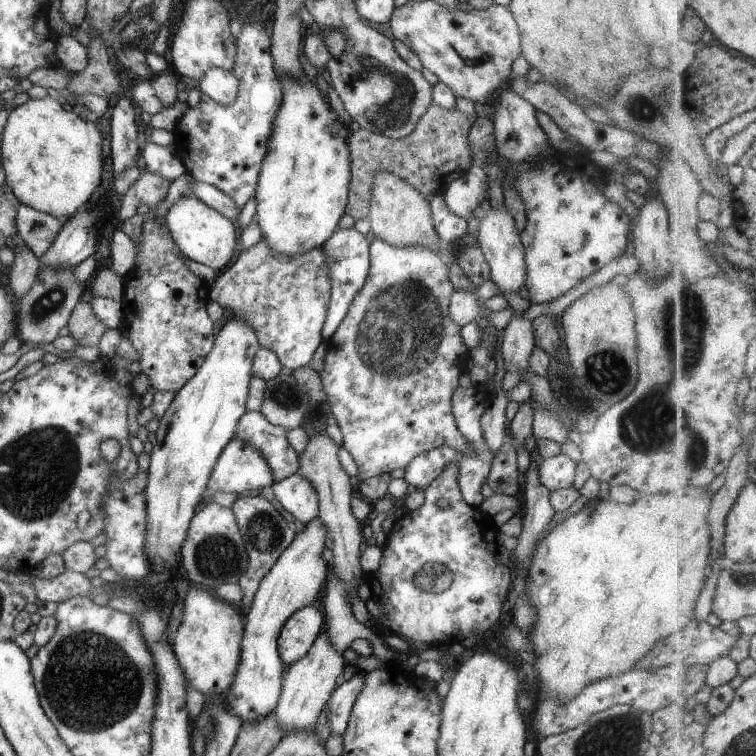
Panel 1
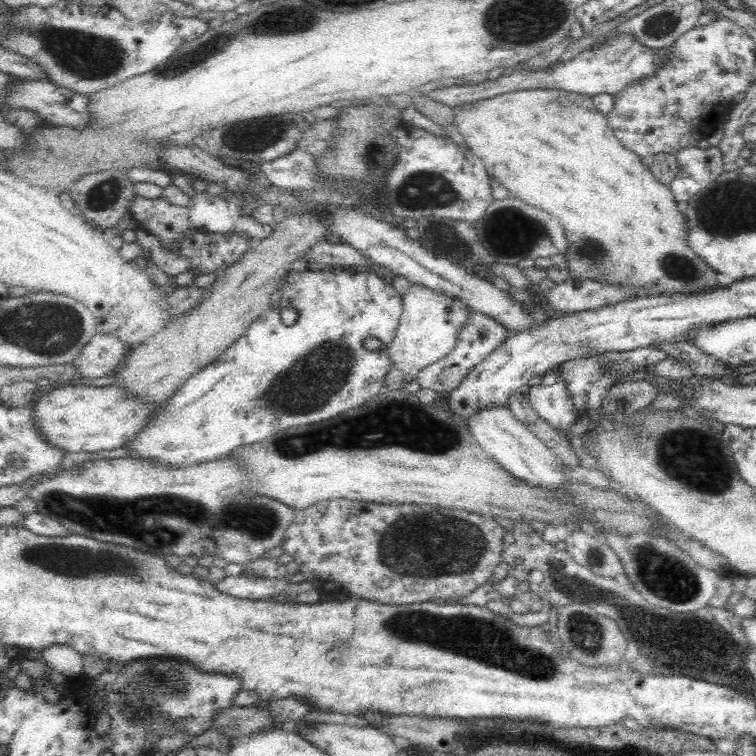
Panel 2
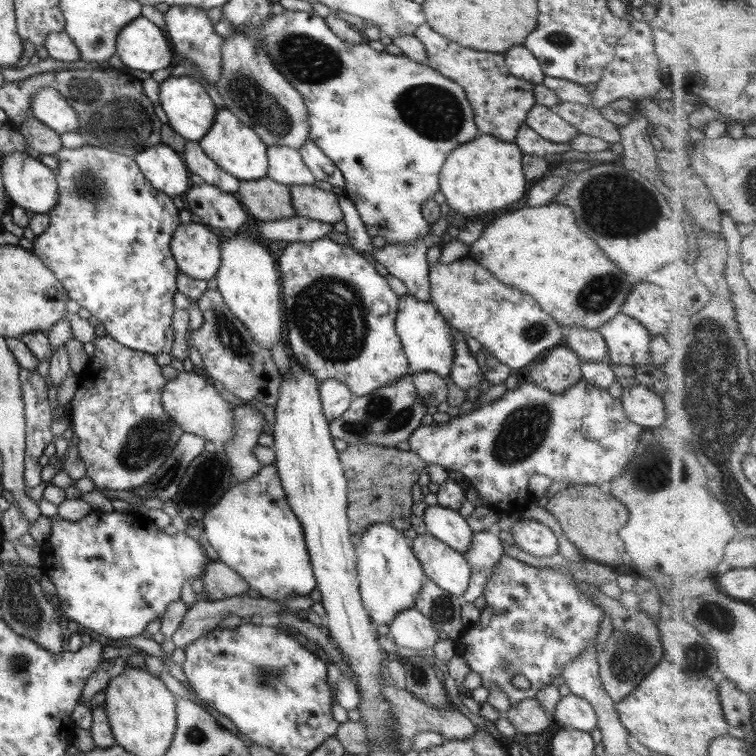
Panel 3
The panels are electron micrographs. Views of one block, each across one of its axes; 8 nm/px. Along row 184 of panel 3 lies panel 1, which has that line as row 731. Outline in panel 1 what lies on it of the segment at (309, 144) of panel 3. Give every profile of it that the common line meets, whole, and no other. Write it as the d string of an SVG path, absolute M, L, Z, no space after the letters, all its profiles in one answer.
M361 670L350 671L345 681L332 691L327 702L329 710L330 735L339 734L345 730L346 722L358 692L363 688L364 674Z

